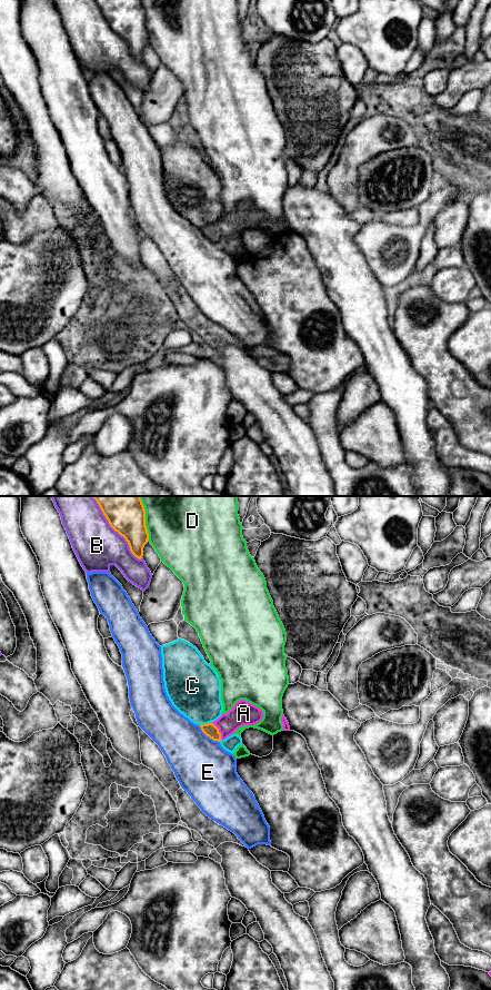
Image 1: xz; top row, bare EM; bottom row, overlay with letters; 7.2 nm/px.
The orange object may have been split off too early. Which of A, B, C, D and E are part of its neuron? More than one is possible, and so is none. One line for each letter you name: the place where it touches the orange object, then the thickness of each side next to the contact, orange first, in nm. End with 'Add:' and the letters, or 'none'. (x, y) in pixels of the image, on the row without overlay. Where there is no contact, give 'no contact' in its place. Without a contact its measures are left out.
Add: none

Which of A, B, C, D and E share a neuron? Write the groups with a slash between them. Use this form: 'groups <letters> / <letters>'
groups A B / C / D / E

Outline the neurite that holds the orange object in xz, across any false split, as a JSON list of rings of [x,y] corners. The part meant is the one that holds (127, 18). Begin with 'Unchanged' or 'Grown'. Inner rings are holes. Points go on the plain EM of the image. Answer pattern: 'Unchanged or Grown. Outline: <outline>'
Unchanged. Outline: [[[94,0],[110,28],[126,40],[131,55],[139,61],[148,44],[146,11],[141,0]]]

